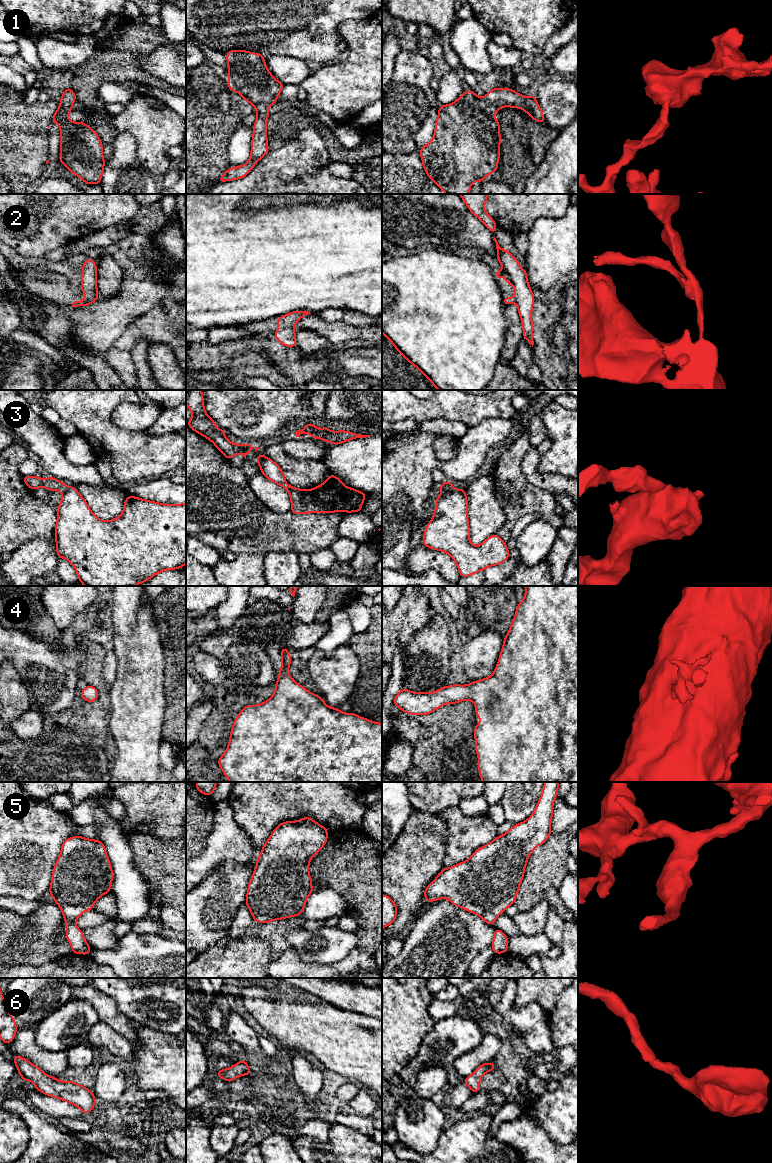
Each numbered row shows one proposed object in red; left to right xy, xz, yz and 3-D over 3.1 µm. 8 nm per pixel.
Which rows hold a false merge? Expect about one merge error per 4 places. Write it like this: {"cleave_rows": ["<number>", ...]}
{"cleave_rows": ["2", "3"]}

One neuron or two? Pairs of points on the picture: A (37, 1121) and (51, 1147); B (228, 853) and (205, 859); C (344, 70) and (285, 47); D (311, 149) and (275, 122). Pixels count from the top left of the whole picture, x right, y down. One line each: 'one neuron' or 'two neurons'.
A: one neuron
B: one neuron
C: two neurons
D: two neurons

